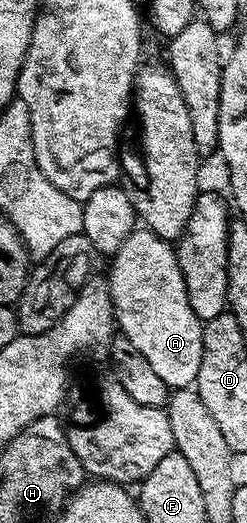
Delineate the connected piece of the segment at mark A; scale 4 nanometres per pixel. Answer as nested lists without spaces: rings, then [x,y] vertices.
[[[137,228],[111,257],[110,264],[110,276],[106,278],[106,283],[111,294],[117,327],[141,351],[146,362],[157,372],[158,378],[166,382],[169,389],[191,387],[196,381],[202,362],[204,327],[203,321],[200,321],[190,307],[186,296],[186,284],[182,279],[173,245],[148,229]]]

